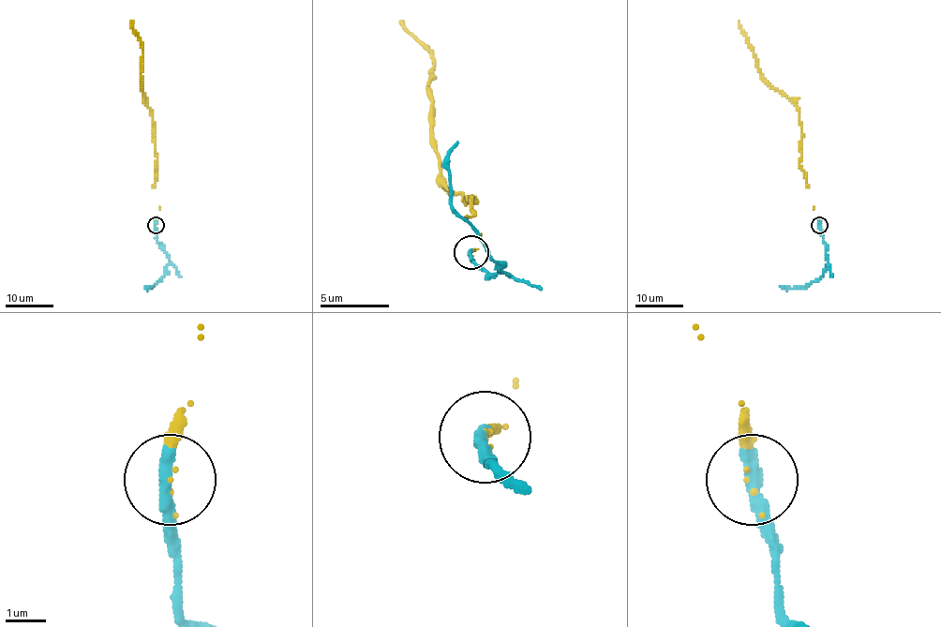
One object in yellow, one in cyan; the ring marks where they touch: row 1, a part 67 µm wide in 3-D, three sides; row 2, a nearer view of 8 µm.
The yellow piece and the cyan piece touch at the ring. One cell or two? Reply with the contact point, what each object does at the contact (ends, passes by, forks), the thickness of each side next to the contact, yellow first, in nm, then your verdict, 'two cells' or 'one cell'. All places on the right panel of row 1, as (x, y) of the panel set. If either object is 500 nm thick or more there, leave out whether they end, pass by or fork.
(819, 225) | yellow ends | cyan ends | 60/420 nm | one cell

